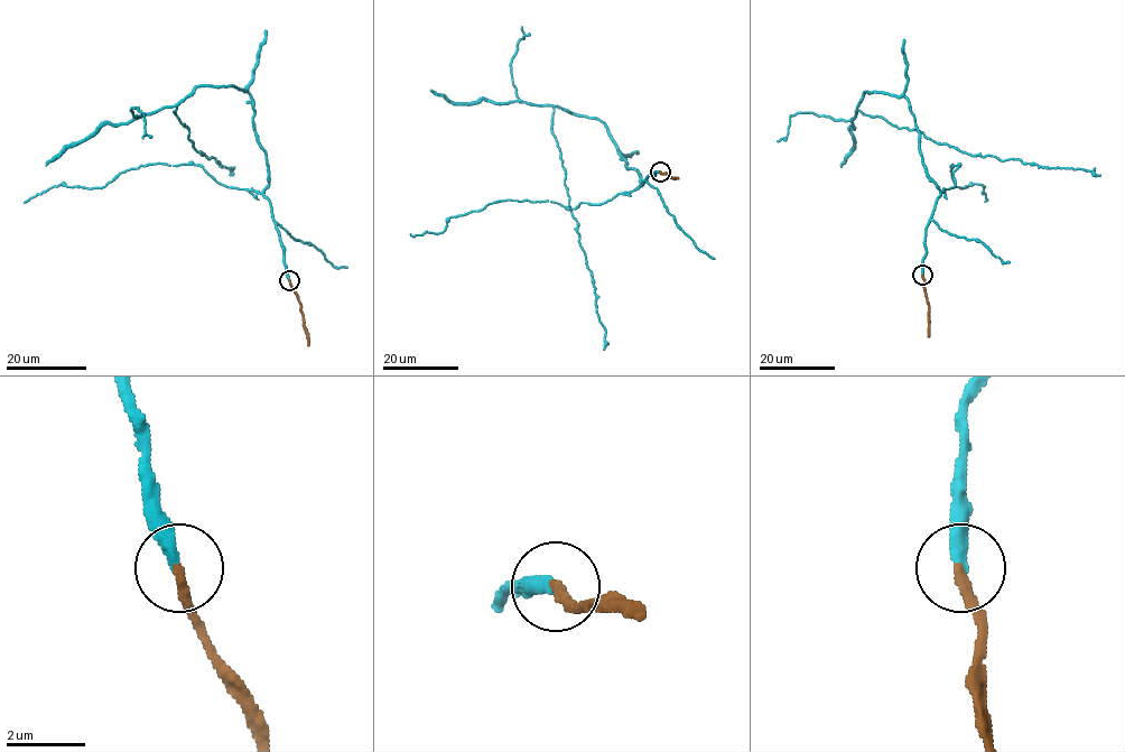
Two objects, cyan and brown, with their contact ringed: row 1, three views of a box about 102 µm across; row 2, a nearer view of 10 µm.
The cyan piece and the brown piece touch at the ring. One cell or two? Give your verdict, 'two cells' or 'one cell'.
one cell

